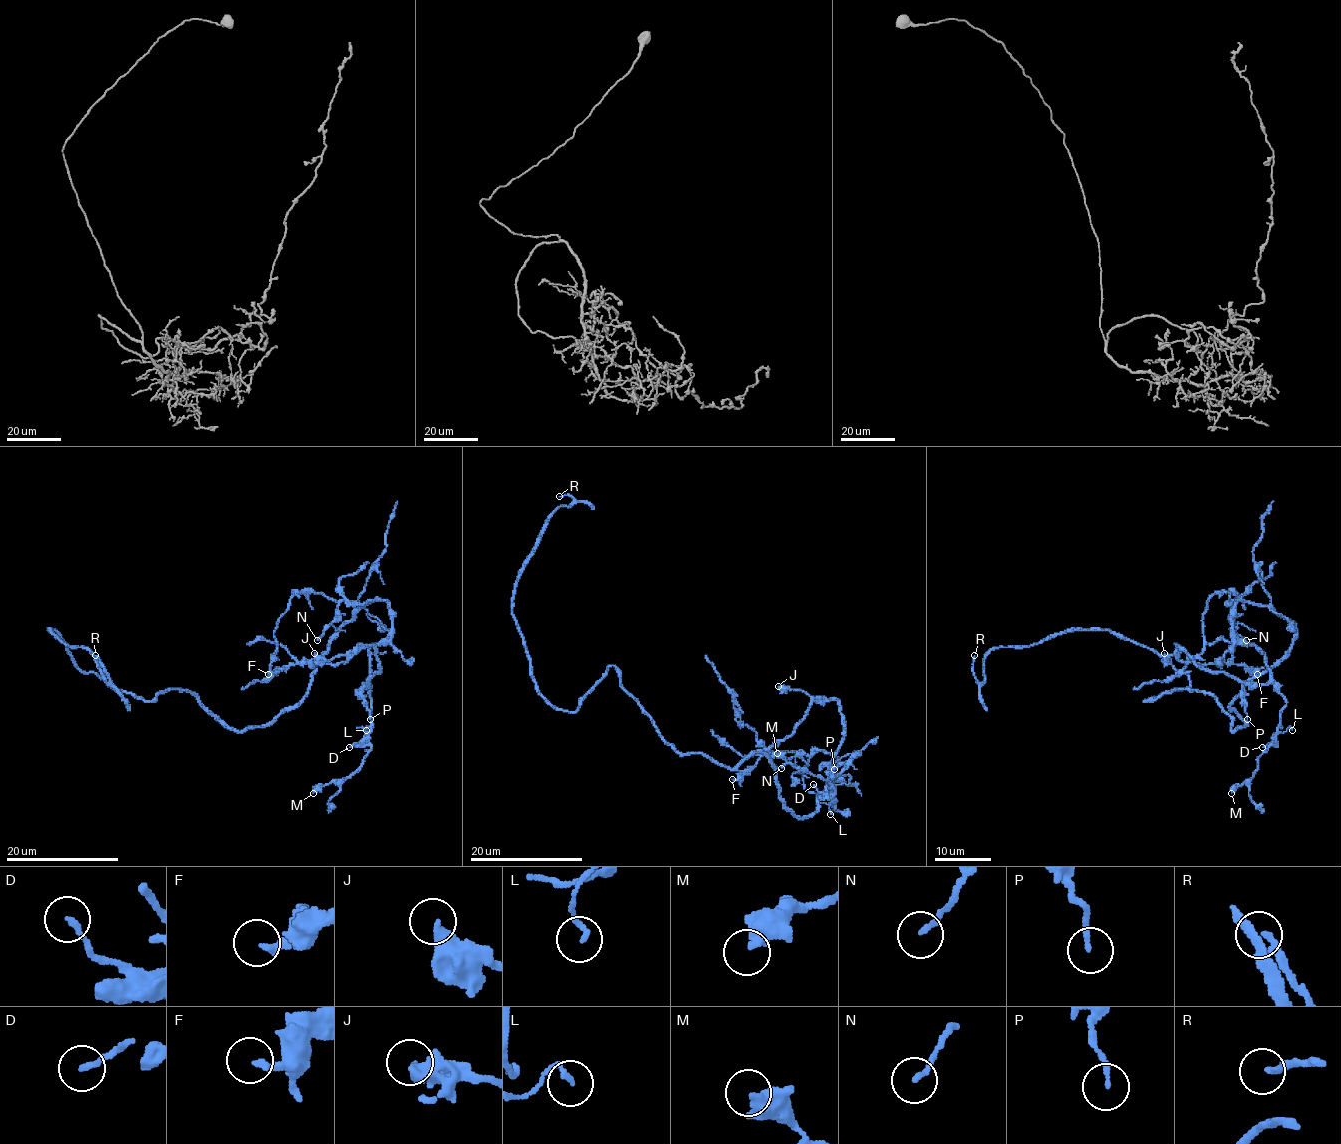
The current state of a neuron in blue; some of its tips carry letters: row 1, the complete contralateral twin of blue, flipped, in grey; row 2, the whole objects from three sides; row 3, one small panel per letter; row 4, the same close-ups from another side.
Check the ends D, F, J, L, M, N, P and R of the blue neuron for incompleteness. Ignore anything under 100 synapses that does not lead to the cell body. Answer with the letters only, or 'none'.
R

